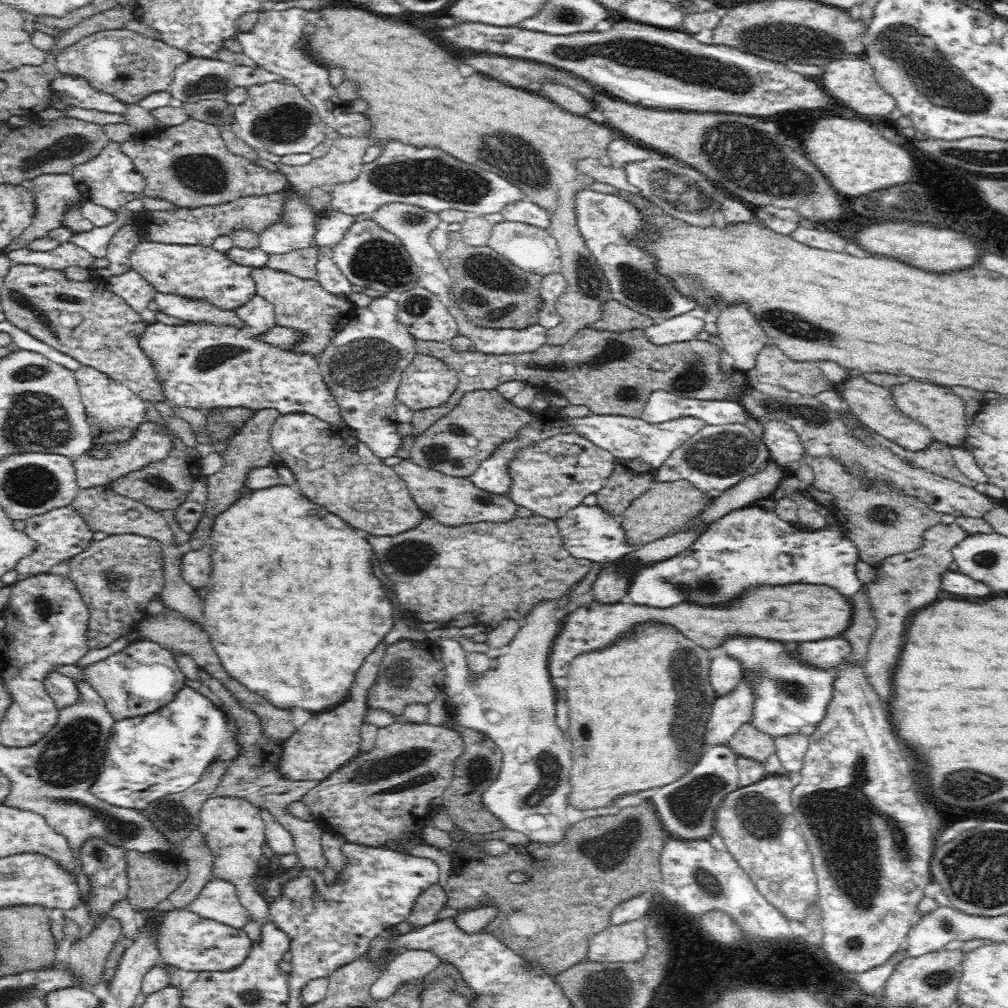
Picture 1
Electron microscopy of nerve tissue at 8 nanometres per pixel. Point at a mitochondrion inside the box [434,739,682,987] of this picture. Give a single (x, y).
(608, 851)

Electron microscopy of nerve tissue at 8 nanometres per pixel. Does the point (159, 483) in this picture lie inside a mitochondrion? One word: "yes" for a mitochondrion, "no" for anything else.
yes

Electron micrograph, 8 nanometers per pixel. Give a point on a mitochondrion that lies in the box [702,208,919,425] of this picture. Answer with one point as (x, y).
(789, 323)

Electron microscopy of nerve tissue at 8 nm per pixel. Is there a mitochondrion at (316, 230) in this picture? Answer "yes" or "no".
no

